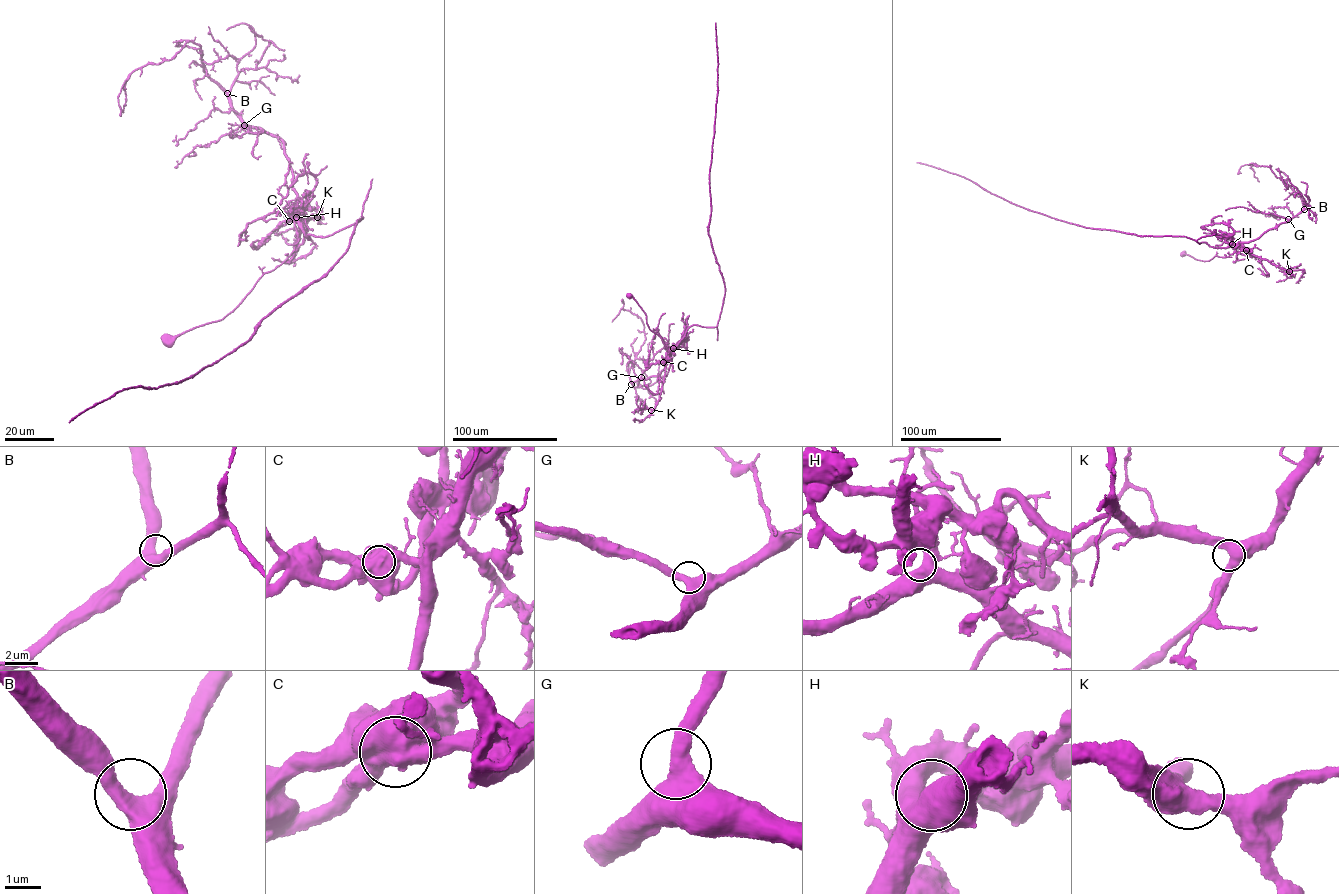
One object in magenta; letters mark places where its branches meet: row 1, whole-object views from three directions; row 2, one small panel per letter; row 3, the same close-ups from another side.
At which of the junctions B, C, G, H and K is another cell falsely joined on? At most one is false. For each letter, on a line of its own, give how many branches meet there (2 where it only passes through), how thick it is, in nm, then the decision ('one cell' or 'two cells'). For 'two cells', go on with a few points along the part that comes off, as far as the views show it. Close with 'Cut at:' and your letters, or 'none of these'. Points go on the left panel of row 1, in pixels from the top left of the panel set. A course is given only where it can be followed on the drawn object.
B: branches 2; calibre 550 nm; one cell
C: branches 1; calibre 1150 nm; two cells; course (289, 220), (298, 199), (285, 145), (242, 123), (203, 69), (199, 45), (188, 41), (130, 74), (123, 112)
G: branches 2; calibre 550 nm; one cell
H: branches 2; calibre 650 nm; one cell
K: branches 3; calibre 480 nm; one cell
Cut at: C

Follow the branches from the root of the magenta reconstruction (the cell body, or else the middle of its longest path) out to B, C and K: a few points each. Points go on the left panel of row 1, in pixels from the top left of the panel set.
B: (169, 342), (225, 317), (261, 276), (289, 256), (297, 241), (298, 196), (285, 145), (242, 123), (227, 93)
C: (169, 342), (185, 331), (221, 320), (261, 276), (289, 257), (298, 237), (297, 221), (289, 220)
K: (169, 342), (225, 317), (261, 276), (289, 256), (297, 241), (295, 221), (317, 217)

